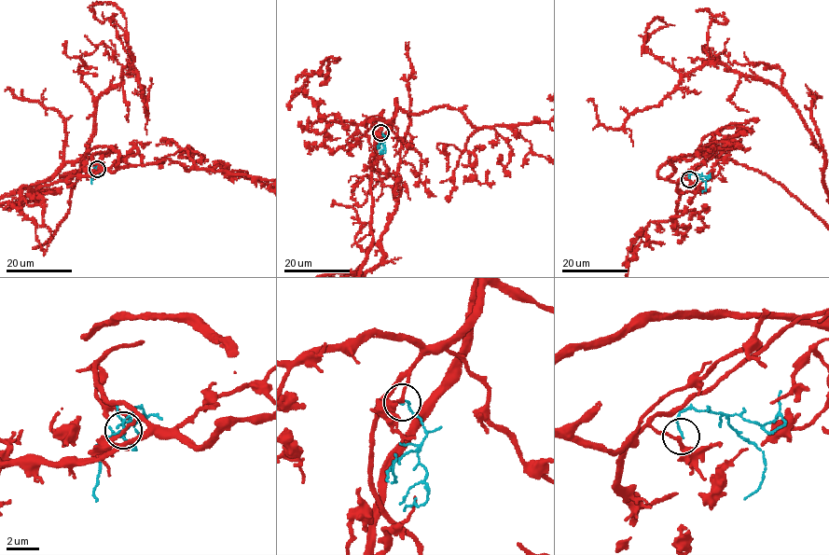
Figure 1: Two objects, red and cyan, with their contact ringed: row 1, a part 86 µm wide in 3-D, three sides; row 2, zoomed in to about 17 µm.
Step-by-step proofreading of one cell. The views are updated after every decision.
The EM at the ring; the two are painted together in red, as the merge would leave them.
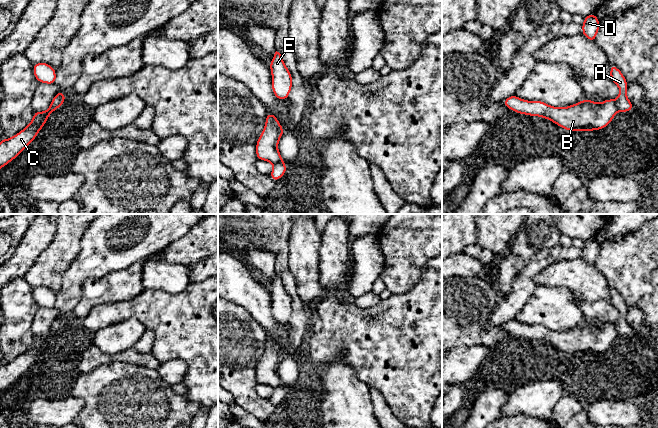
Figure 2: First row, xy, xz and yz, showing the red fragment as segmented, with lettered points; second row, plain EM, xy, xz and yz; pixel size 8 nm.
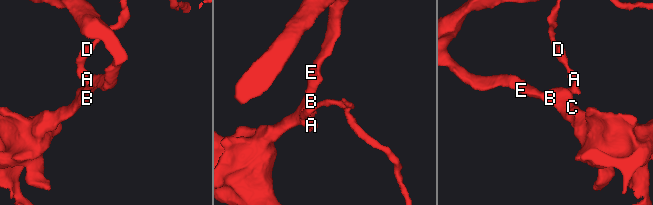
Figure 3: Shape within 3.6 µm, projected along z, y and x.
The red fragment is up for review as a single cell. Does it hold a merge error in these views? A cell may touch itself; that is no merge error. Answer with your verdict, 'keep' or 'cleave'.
cleave

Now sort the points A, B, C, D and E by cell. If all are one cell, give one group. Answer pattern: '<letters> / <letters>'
A D / B C E

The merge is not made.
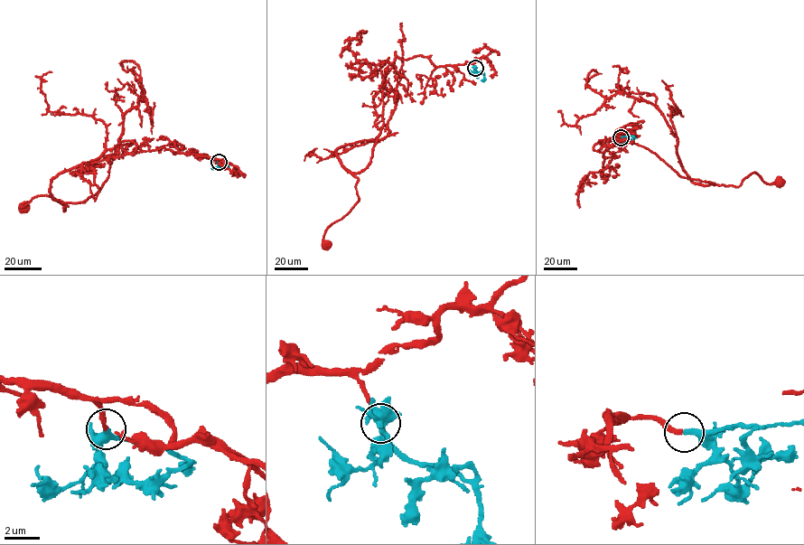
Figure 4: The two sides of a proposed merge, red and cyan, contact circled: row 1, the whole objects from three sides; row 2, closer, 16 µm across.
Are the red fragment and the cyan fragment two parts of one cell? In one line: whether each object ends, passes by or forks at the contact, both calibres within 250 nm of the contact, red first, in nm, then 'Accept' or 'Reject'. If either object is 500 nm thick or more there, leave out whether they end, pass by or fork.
At the ring red ends. At the ring cyan ends. Thickness 240 nm (red) against 320 nm. Accept

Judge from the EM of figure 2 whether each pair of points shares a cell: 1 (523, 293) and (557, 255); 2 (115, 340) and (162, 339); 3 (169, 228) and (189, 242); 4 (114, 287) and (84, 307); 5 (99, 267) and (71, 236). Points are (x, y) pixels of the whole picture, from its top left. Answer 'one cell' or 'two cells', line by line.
1: one cell
2: two cells
3: two cells
4: one cell
5: two cells

